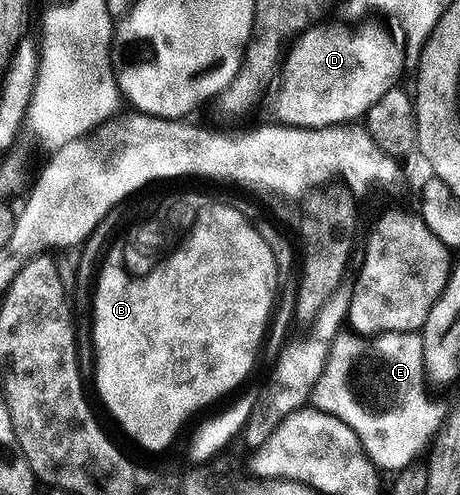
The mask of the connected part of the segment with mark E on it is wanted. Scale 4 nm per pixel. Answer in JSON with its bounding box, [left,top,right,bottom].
[313,331,444,473]

